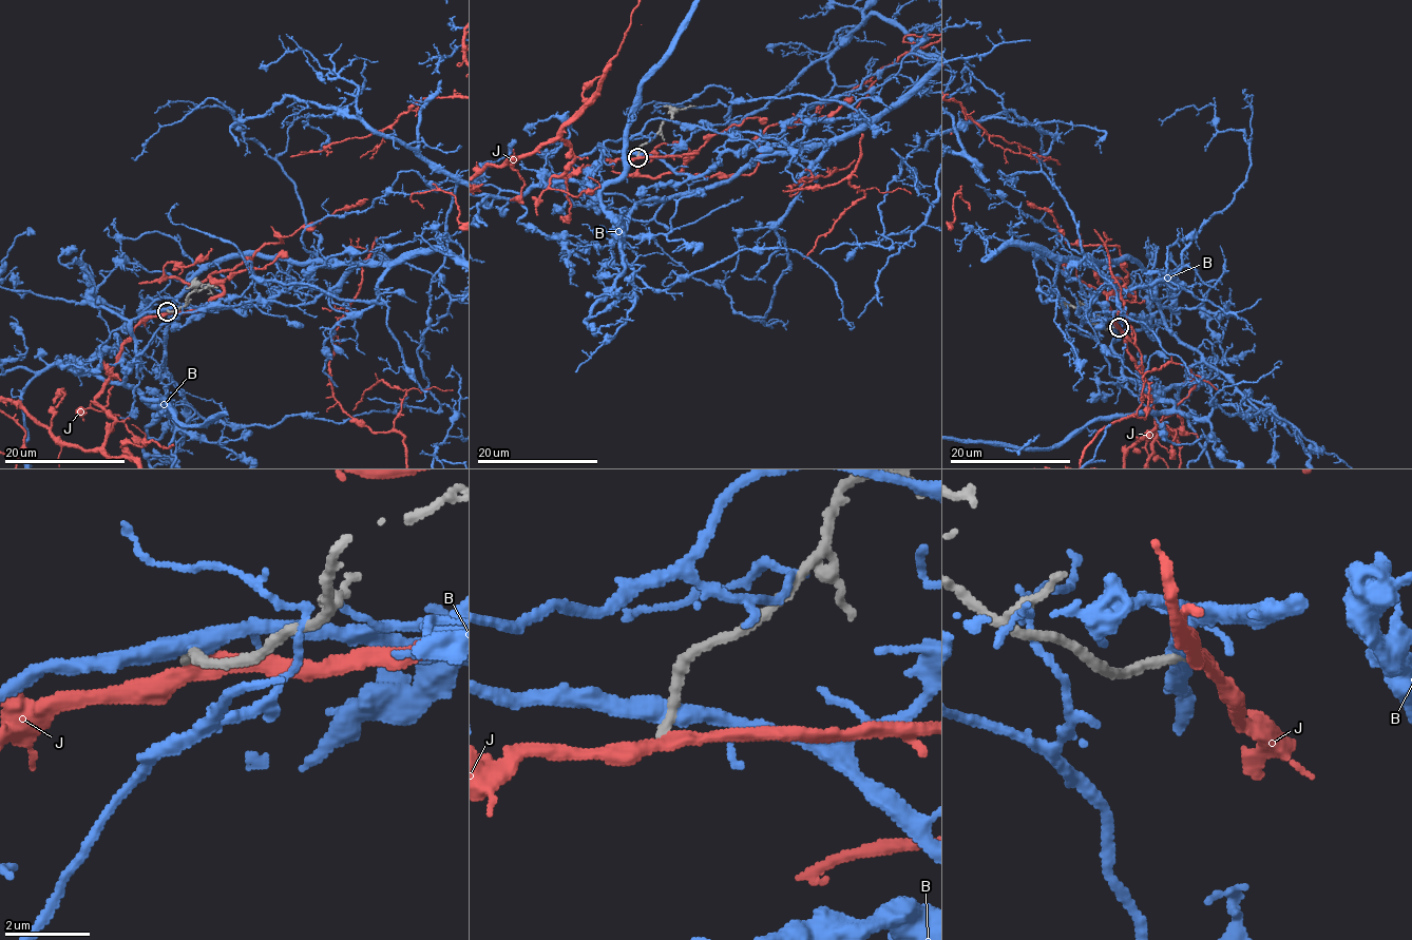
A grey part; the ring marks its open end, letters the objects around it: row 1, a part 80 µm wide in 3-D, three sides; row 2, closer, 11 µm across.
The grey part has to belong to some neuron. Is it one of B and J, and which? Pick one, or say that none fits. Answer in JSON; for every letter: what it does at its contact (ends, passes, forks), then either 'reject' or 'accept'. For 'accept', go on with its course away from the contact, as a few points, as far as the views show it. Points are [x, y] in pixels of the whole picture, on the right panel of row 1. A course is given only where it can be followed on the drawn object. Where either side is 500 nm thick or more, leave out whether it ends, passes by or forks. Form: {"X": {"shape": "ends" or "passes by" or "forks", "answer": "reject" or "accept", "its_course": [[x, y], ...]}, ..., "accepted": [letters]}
{"B": {"shape": "passes by", "answer": "reject"}, "J": {"shape": "passes by", "answer": "reject"}, "accepted": []}

